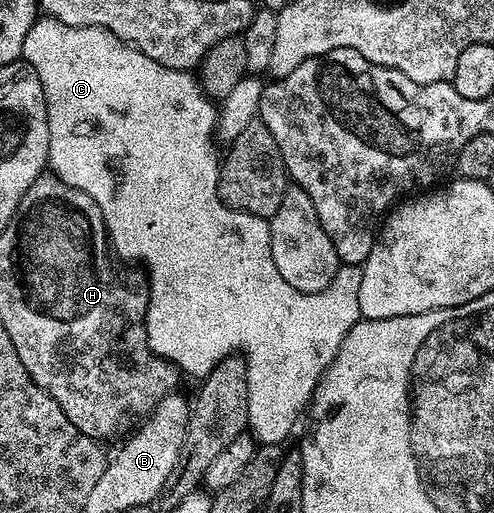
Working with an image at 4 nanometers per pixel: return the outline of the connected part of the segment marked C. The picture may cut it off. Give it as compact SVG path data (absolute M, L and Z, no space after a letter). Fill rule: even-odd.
M50 18L36 19L35 25L25 34L23 43L22 59L33 70L37 70L37 78L41 78L41 86L45 94L47 103L47 121L49 122L49 154L47 162L50 171L59 179L67 181L69 186L82 188L85 194L93 198L93 202L99 204L99 209L103 215L103 221L107 227L107 238L109 247L120 261L123 260L144 260L147 268L151 271L149 276L149 287L147 289L147 344L151 347L152 353L156 357L165 356L169 358L172 365L176 364L181 352L175 352L177 344L177 300L185 300L185 306L193 304L199 308L203 302L213 302L213 294L217 294L217 300L231 294L247 296L247 304L253 304L255 312L255 322L251 324L251 330L247 332L247 346L241 353L247 362L247 385L249 386L249 414L247 423L249 432L260 445L284 443L283 439L291 432L291 427L295 424L295 419L299 415L308 411L309 405L314 397L315 388L319 385L319 380L323 377L328 366L333 362L345 334L361 319L359 314L359 291L361 290L362 267L353 264L343 264L337 270L333 282L324 292L317 294L305 294L301 290L293 290L281 274L277 274L275 263L271 257L271 246L269 243L269 224L264 217L245 214L244 212L234 212L221 202L219 197L219 166L221 163L221 152L215 149L217 143L216 117L217 108L210 96L203 93L203 87L199 85L198 79L190 71L182 72L175 67L161 66L161 62L153 62L141 50L137 50L132 44L127 44L121 38L117 38L109 30L104 28L70 28L61 22Z

